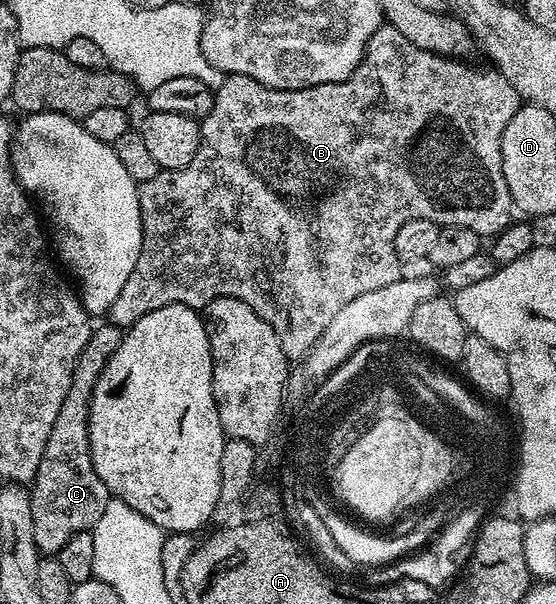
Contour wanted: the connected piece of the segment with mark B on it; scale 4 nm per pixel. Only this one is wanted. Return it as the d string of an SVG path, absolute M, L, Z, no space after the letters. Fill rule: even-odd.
M382 25L370 37L368 47L364 51L364 60L356 66L354 73L341 83L314 85L301 91L283 91L282 89L270 89L250 77L225 75L222 85L218 85L214 89L214 105L210 109L210 113L206 113L206 117L200 120L200 144L198 145L198 153L194 153L194 161L190 161L190 165L186 165L186 169L161 170L150 181L139 184L140 216L142 217L142 233L144 234L142 249L138 253L138 265L134 265L134 273L130 273L126 285L122 285L122 293L118 293L114 305L110 305L106 316L107 322L113 323L116 328L127 329L134 326L142 317L146 317L146 313L150 313L154 309L162 309L166 305L187 305L188 307L204 309L207 308L210 301L214 301L220 295L229 295L238 301L246 301L246 305L250 305L250 309L254 309L254 313L258 313L258 317L262 317L262 321L266 321L266 325L270 325L270 329L274 329L274 333L278 333L278 345L282 345L282 353L286 353L286 357L290 361L303 360L318 341L318 337L322 337L326 325L330 325L330 321L334 321L334 316L345 305L350 305L350 301L354 301L354 297L362 297L362 293L370 293L373 289L382 289L382 285L390 285L401 278L401 261L394 249L394 237L398 237L398 229L402 229L402 225L406 225L406 221L429 219L440 227L465 227L466 229L474 229L474 233L478 233L482 237L495 237L503 227L507 227L514 219L510 189L506 189L506 177L502 177L502 133L506 129L506 125L510 125L510 117L514 117L514 113L522 106L522 100L519 93L514 89L514 85L509 83L503 81L472 83L472 75L468 72L466 64L467 62L464 61L446 59L443 55L435 55L426 49L418 49L418 45L410 45L410 41L406 41L406 37L402 37L402 33L398 33L398 29Z

